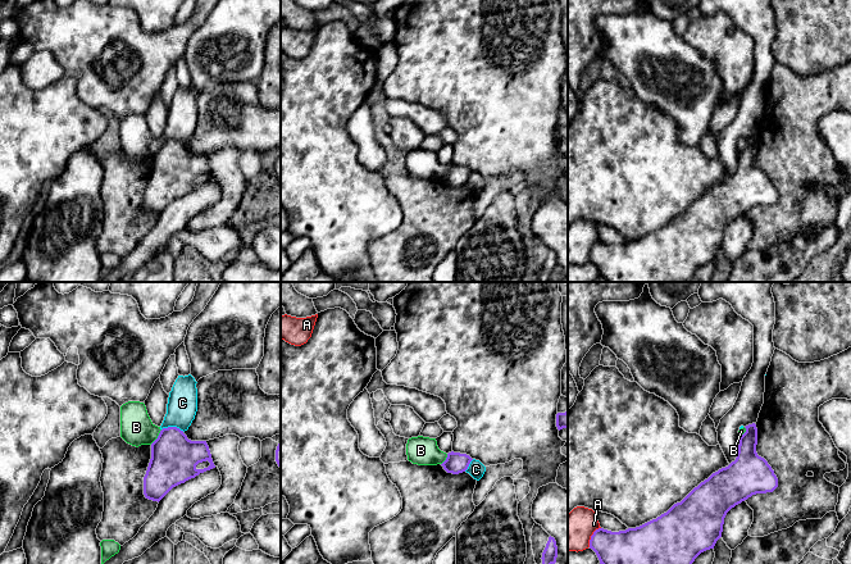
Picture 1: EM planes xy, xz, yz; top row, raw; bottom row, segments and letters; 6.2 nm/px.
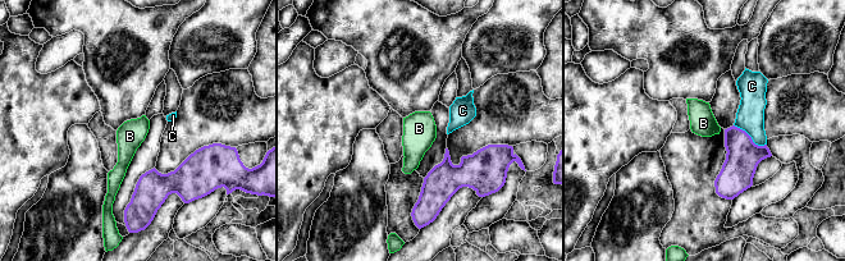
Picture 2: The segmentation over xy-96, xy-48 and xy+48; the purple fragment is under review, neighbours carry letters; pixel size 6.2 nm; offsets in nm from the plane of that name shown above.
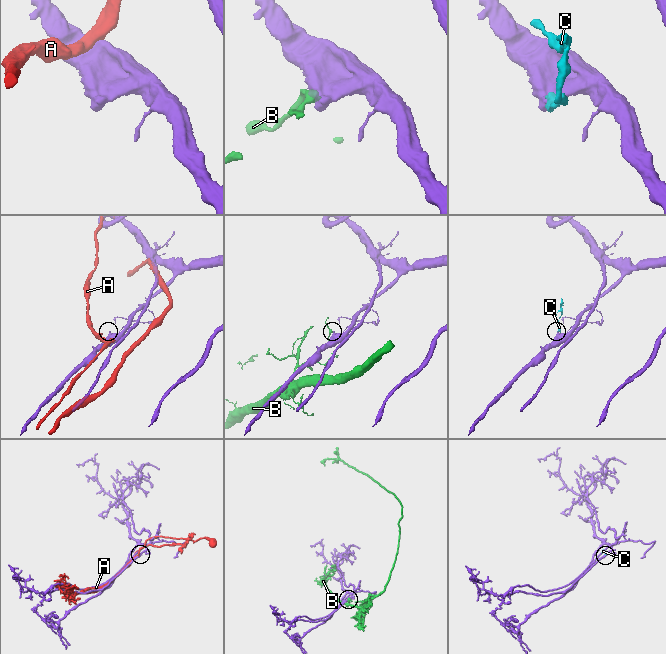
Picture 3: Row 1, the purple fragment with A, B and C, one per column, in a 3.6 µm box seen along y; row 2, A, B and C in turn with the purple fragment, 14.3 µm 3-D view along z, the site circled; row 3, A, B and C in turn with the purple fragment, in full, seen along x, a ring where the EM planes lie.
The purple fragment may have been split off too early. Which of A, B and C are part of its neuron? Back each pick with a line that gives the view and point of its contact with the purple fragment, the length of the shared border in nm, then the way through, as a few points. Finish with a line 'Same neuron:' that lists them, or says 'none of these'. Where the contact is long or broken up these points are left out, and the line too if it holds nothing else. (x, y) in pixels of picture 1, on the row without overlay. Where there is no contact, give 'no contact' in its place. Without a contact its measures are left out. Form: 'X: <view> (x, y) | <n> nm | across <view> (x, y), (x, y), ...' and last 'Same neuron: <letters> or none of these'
Same neuron: none of these

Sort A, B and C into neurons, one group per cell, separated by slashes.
A / B C

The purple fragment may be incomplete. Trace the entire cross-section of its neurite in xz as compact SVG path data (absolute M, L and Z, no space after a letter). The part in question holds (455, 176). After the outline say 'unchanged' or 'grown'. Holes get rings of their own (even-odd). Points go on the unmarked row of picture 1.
M451 164L441 178L447 186L459 187L468 182L472 173L467 167Z; unchanged

